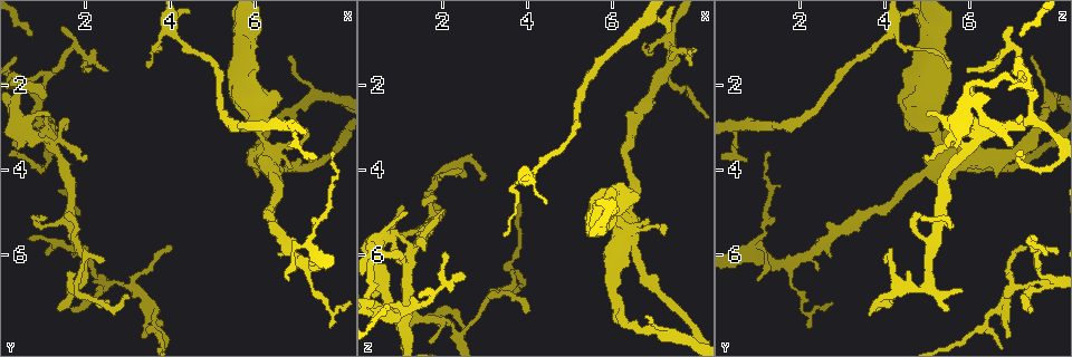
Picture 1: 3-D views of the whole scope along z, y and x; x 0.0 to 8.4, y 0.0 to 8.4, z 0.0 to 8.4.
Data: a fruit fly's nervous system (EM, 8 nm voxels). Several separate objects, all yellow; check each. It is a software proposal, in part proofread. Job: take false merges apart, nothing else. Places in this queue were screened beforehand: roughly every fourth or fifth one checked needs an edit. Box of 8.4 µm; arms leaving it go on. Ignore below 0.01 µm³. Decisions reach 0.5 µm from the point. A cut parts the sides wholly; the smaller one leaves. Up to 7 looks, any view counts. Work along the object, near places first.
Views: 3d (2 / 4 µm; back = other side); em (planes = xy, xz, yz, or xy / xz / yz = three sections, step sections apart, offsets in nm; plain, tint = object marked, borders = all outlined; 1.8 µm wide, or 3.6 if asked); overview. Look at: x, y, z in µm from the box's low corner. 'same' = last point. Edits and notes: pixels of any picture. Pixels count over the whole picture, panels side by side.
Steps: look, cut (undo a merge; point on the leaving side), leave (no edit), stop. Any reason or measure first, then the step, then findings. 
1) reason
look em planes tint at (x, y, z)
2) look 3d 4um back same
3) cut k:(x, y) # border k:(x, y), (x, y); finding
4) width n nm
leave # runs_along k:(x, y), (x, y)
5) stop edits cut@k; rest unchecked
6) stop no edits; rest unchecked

arms part here
look 3d 4um at (3.95, 0.70, 4.20)

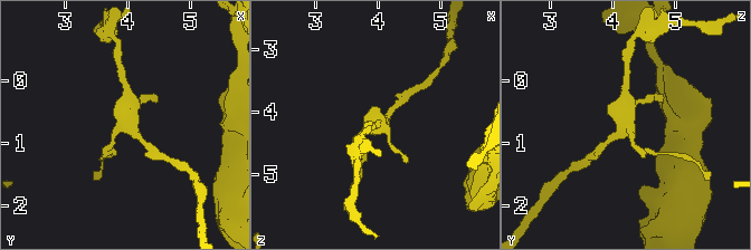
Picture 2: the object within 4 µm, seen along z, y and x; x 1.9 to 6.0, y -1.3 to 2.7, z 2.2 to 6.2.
look em planes tint at (3.95, 0.65, 4.10)

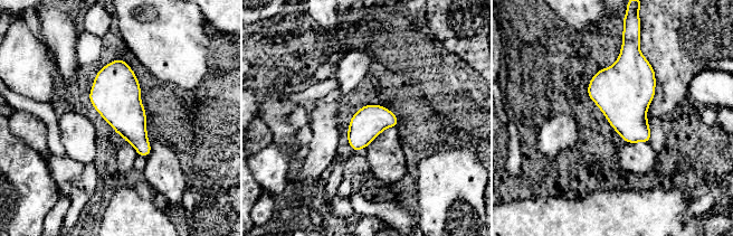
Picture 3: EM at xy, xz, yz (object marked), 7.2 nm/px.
leave # continuous, no second cell

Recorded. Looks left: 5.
abrupt turn
look em planes plain at (5.65, 0.80, 5.25)

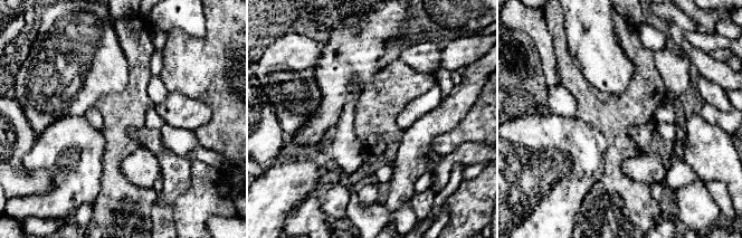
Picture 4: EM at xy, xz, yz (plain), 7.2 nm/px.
look em planes tint same

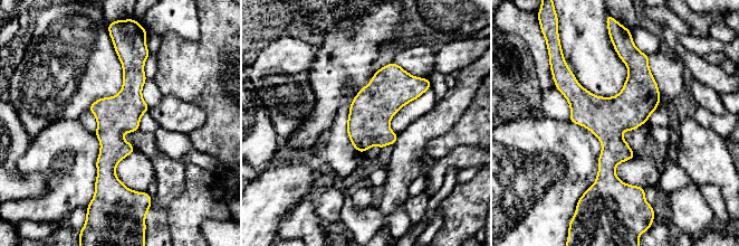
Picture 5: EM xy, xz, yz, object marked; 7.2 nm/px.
width 280 nm
leave # runs_along 5:(122, 57), (130, 101), (112, 124), (111, 191); continuous, no second cell

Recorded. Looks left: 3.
two arms in line, one across
look 3d 2um at (0.90, 2.95, 7.30)

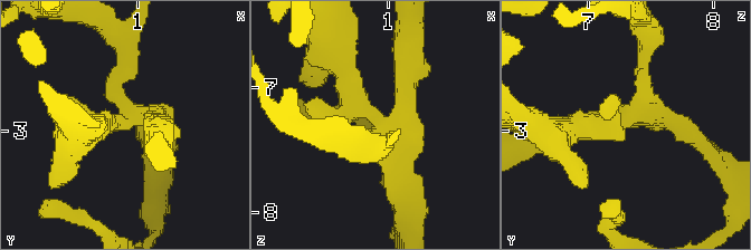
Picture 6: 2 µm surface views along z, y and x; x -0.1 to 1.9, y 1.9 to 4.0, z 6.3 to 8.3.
arms 3; arm_widths 170, 170, 260 nm
look em planes tint at (0.88, 2.92, 7.28)

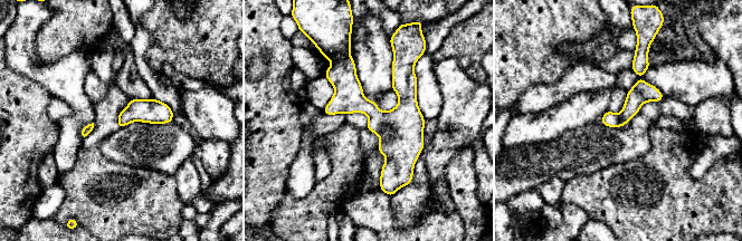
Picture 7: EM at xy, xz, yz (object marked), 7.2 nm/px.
cut 7:(329, 27) # two cells meet here

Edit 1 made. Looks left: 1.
stop edits cut@7; rest unchecked

